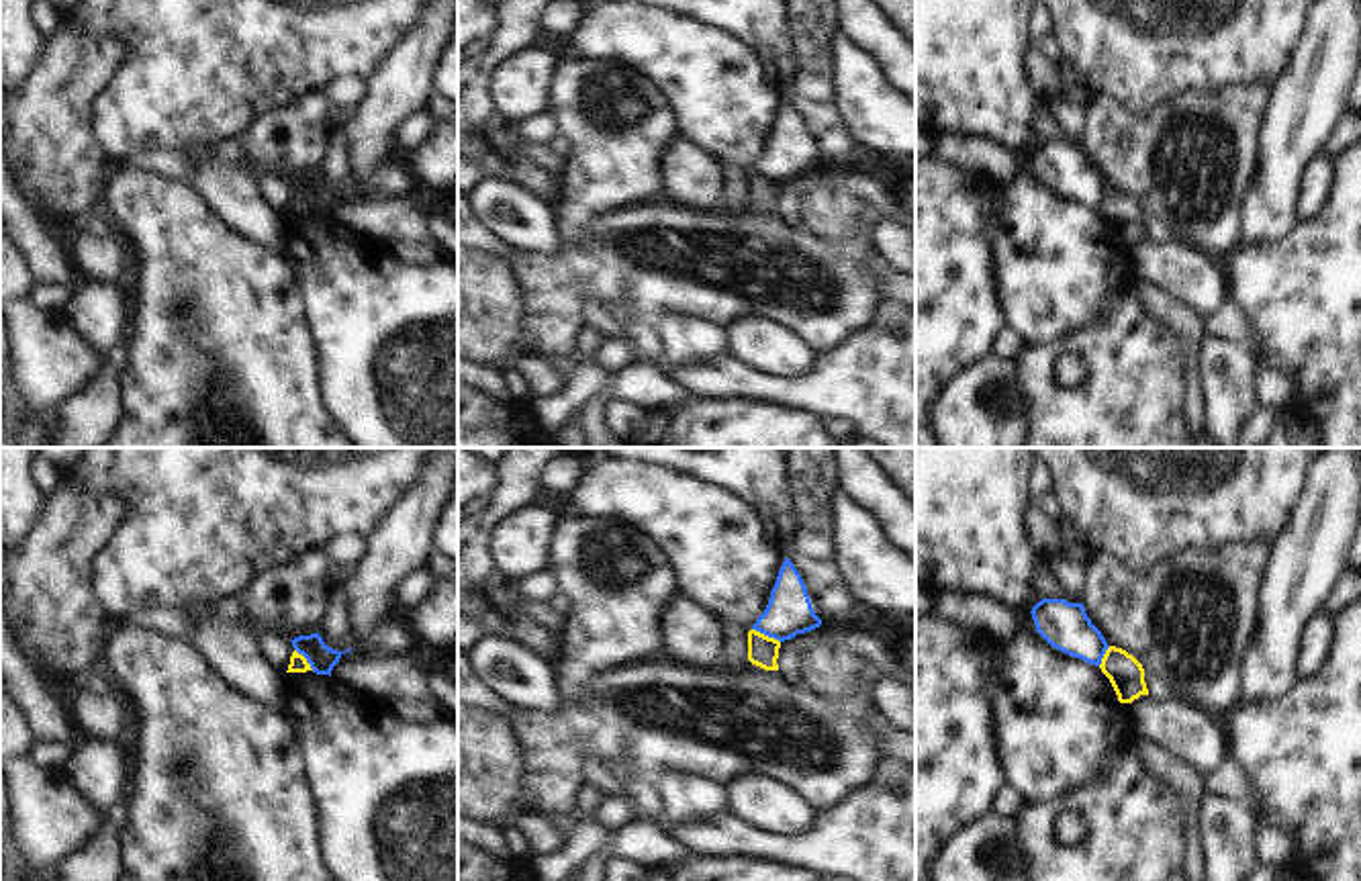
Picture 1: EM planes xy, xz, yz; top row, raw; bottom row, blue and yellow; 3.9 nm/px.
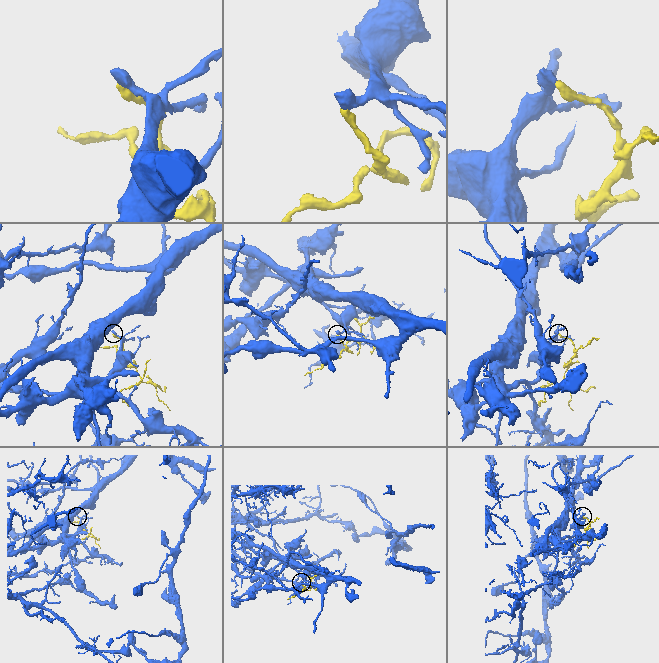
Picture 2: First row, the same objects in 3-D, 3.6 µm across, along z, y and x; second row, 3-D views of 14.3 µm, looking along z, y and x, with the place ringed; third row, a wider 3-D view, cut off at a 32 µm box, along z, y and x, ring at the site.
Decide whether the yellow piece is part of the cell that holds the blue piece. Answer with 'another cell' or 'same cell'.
another cell

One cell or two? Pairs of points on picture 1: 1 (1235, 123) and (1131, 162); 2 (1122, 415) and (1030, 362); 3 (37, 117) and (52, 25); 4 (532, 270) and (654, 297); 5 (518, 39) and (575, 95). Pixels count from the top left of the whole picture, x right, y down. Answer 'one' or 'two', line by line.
1: one
2: one
3: two
4: one
5: two

